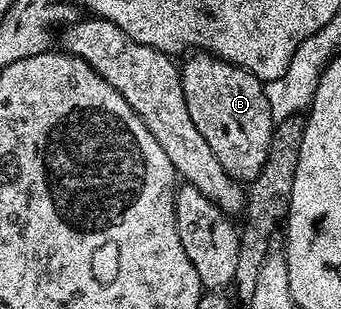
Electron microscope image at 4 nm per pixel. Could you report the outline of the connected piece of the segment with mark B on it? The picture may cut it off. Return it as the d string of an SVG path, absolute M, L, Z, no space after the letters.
M201 58L180 65L183 98L187 98L187 114L195 122L195 130L203 134L211 154L219 158L219 166L238 182L259 178L267 150L271 146L275 123L264 94L264 83L255 74L226 60Z

